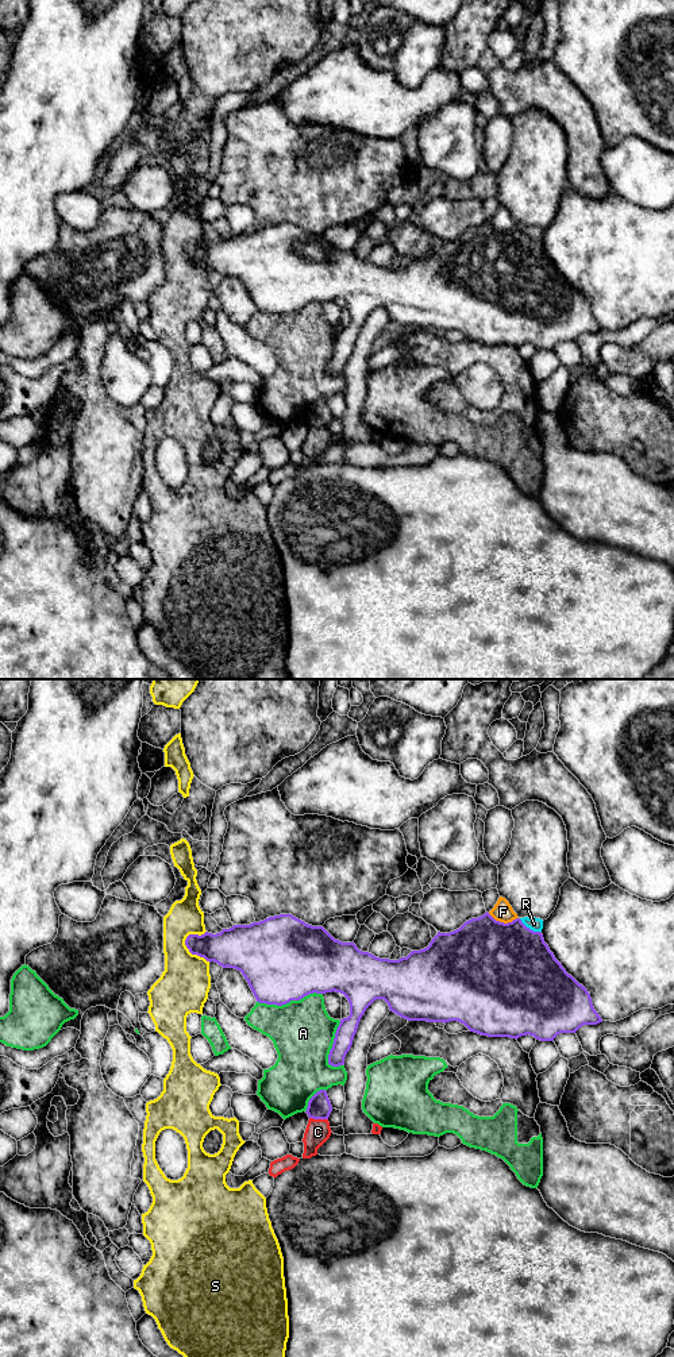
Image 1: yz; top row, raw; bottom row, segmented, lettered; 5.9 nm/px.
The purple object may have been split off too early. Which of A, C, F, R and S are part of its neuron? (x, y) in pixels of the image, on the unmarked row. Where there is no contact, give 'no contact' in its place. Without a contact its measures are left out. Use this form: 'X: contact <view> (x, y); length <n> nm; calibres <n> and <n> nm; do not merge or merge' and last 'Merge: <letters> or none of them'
A: contact yz (289, 309); length 400 nm; calibres 500 and 380 nm; do not merge
C: contact yz (319, 427); length 110 nm; calibres 140 and 150 nm; do not merge
F: contact yz (503, 231); length 190 nm; calibres 500 and 120 nm; do not merge
R: contact yz (528, 236); length 150 nm; calibres 500 and 80 nm; do not merge
S: contact yz (191, 261); length 220 nm; calibres 240 and 300 nm; do not merge
Merge: none of them

